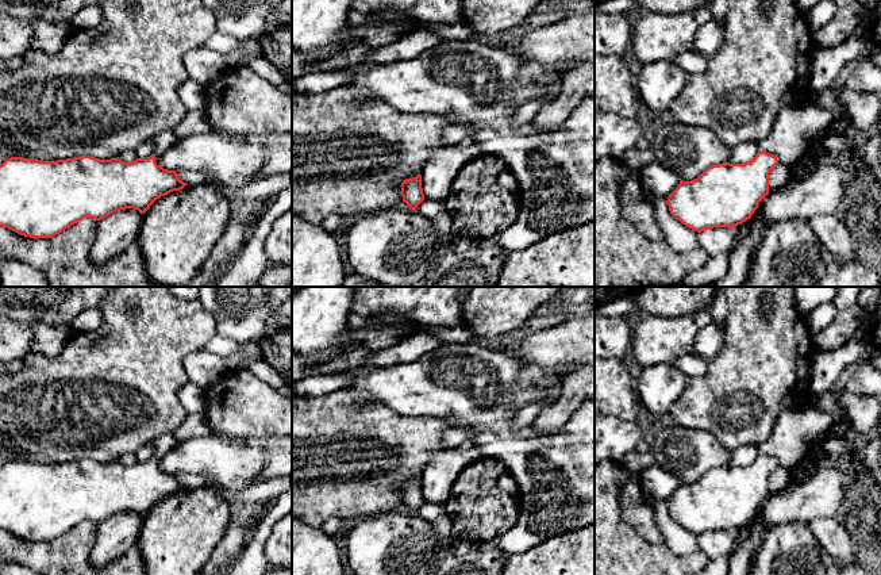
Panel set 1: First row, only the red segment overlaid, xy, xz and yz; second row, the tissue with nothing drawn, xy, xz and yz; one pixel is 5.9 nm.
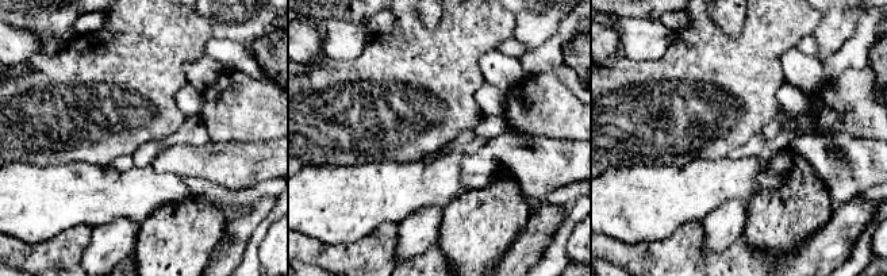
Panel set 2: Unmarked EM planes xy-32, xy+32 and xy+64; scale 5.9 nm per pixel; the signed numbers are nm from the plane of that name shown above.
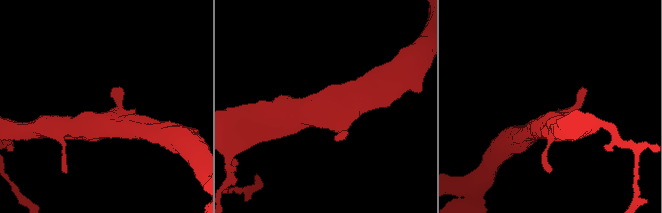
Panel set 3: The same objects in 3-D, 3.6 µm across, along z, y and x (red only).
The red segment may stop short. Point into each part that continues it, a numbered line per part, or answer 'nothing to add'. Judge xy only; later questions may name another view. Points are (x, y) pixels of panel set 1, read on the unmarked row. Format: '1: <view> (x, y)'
1: xy (165, 443)

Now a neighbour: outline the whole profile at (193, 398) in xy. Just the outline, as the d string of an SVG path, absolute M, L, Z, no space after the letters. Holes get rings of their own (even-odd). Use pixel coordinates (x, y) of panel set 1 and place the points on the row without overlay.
M188 382L177 392L177 396L188 414L205 413L207 391L197 384Z

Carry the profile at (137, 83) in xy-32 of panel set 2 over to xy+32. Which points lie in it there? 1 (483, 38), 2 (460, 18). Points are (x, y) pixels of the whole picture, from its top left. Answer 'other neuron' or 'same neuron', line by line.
1: same neuron
2: same neuron

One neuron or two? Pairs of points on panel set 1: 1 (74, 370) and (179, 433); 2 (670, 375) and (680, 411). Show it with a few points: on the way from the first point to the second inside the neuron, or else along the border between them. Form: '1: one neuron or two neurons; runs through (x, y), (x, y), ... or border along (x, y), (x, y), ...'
1: two neurons; border along (188, 414), (172, 432)
2: two neurons; border along (688, 379), (683, 394), (666, 416)

